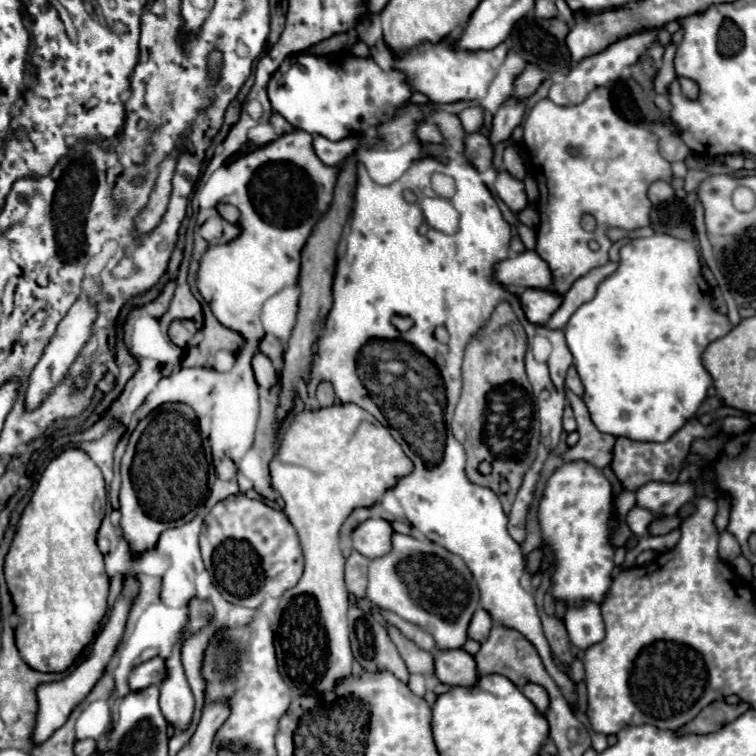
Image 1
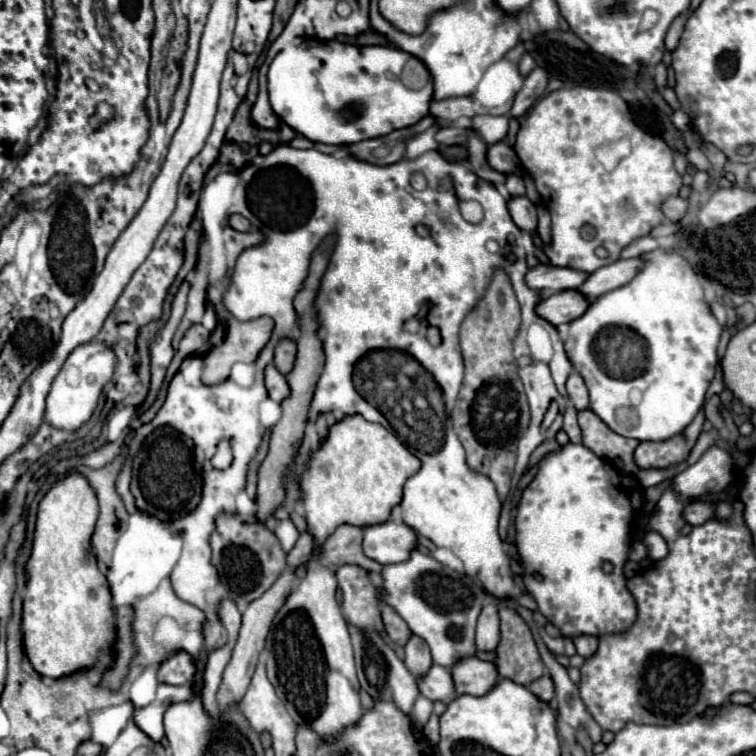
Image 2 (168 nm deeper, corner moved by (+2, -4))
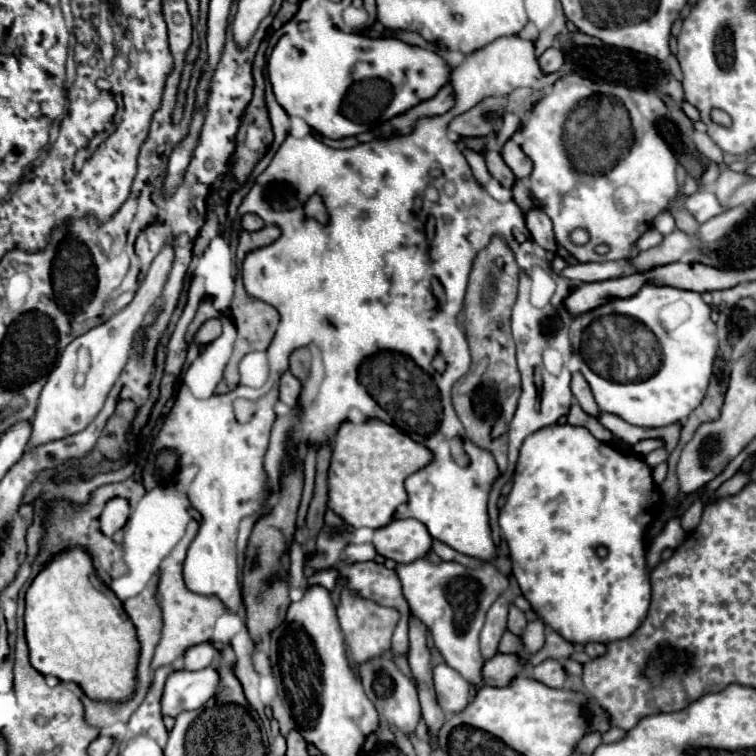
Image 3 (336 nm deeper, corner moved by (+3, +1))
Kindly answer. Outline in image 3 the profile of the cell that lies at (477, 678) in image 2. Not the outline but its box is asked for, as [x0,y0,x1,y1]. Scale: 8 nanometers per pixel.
[483,654,525,686]

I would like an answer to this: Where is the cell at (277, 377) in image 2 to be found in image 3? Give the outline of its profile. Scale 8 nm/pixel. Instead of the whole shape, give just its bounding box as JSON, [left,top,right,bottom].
[279,372,301,406]

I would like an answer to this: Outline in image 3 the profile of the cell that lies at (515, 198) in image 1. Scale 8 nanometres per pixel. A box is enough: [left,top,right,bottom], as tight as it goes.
[525,208,557,252]

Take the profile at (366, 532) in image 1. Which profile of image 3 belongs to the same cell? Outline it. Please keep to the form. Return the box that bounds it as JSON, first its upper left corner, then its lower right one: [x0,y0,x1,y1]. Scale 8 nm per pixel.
[373,518,433,564]

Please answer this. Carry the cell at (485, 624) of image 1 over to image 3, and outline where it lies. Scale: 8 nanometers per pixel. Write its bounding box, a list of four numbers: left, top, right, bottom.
[481,596,509,660]

